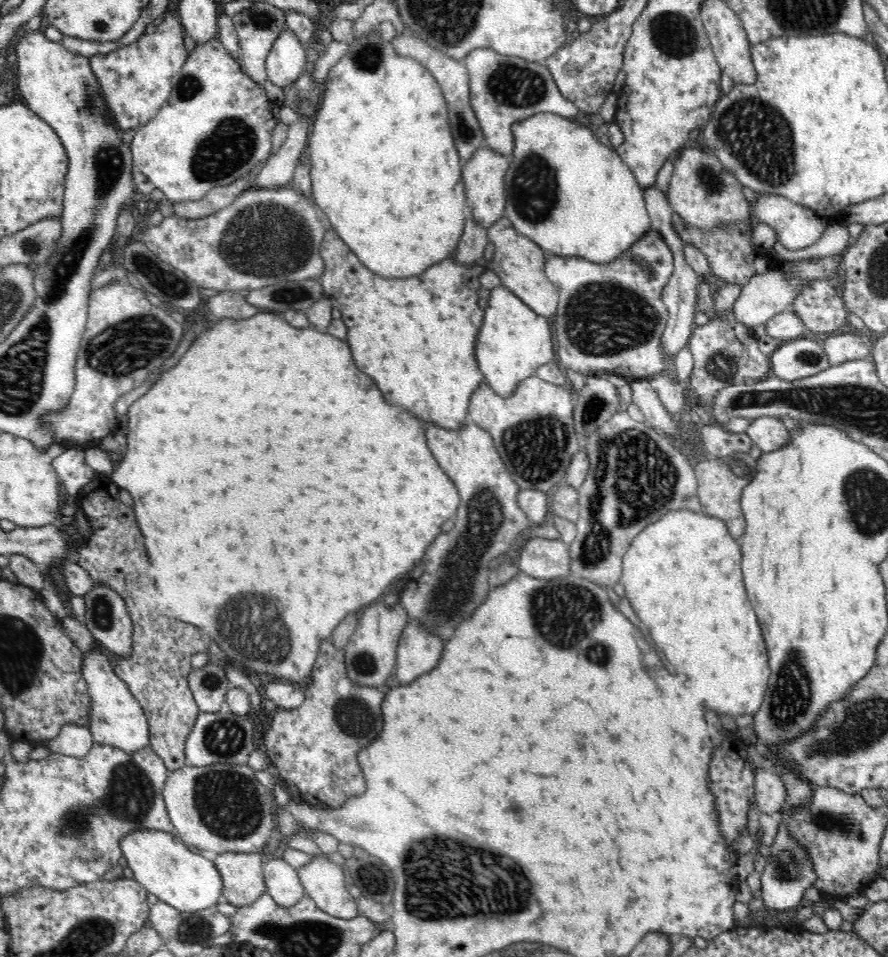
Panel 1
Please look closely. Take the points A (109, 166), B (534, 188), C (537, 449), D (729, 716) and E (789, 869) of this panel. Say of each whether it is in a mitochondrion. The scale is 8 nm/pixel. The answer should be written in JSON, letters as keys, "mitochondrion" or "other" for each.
{"A":"mitochondrion","B":"mitochondrion","C":"mitochondrion","D":"other","E":"mitochondrion"}

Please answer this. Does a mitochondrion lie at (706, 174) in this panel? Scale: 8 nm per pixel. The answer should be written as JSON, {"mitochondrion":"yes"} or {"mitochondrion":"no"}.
{"mitochondrion":"yes"}

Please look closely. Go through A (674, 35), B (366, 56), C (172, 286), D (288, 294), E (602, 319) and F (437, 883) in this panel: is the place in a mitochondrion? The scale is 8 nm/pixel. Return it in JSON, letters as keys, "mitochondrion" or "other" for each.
{"A":"mitochondrion","B":"mitochondrion","C":"mitochondrion","D":"mitochondrion","E":"mitochondrion","F":"mitochondrion"}

